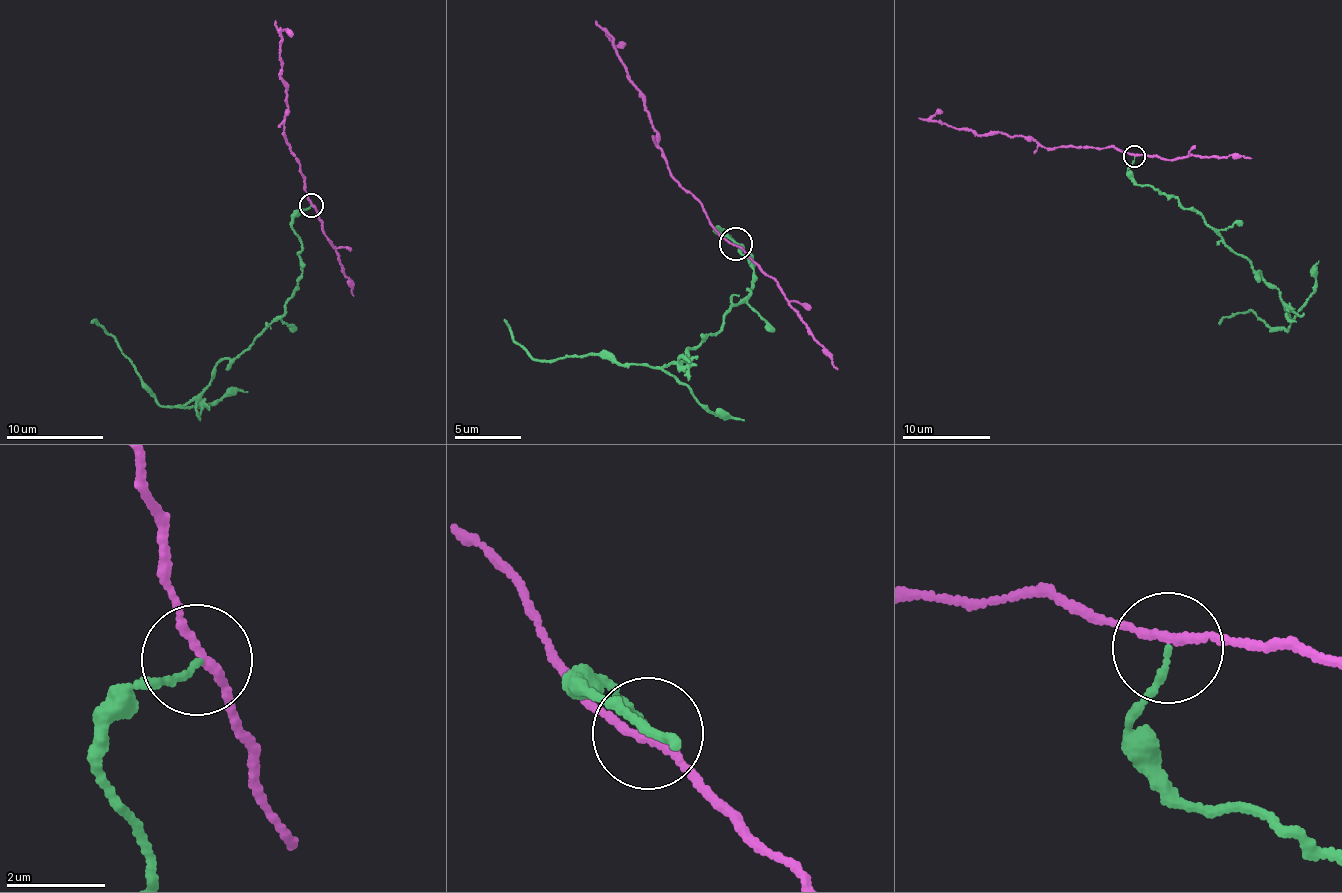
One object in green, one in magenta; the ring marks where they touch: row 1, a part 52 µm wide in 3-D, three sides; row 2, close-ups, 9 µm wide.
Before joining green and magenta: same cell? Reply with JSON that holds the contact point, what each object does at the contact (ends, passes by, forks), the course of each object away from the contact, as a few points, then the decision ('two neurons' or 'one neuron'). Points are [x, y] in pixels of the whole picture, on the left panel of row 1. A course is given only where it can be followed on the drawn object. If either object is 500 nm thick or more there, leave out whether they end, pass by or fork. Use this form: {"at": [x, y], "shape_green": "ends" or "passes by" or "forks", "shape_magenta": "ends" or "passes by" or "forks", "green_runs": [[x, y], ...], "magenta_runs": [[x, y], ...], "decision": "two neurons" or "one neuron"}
{"at": [311, 205], "shape_green": "ends", "shape_magenta": "passes by", "green_runs": [[310, 204], [292, 228], [302, 272], [282, 315], [223, 359], [186, 405], [159, 406], [109, 333], [92, 323]], "magenta_runs": [[310, 204], [301, 166], [284, 128], [288, 96], [280, 51], [284, 38], [280, 31], [293, 35]], "decision": "two neurons"}

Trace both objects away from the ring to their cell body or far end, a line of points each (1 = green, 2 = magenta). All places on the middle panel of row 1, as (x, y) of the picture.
1: (734, 243), (719, 235), (753, 264), (748, 300), (690, 360), (550, 363), (505, 318)
2: (734, 243), (678, 182), (651, 111), (607, 34), (616, 46), (626, 42)

